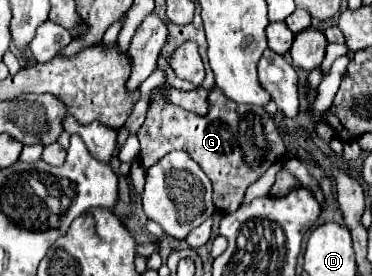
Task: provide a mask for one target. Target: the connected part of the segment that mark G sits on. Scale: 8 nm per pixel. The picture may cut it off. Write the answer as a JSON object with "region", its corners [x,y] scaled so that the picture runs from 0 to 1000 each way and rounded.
{"region":[[[575,326],[565,341],[565,391],[554,420],[532,420],[473,384],[425,391],[403,377],[392,442],[366,478],[366,493],[376,507],[371,572],[387,601],[387,623],[462,543],[505,551],[511,572],[565,645],[575,681],[570,732],[602,775],[629,768],[651,739],[661,681],[688,659],[731,587],[753,580],[769,558],[763,507],[753,500],[731,420],[710,391],[634,377],[602,355],[591,326]]]}

